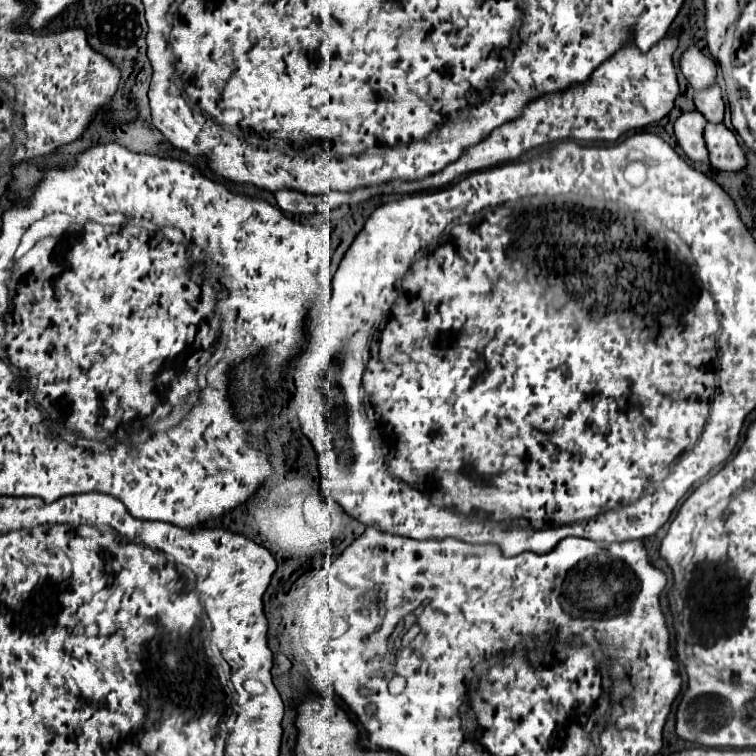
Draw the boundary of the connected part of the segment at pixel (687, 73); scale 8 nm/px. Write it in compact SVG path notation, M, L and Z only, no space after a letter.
M696 47L684 51L680 59L680 69L694 91L704 91L716 85L716 63L710 57L702 55Z

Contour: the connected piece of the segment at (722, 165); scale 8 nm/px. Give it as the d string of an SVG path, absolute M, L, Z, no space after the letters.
M708 123L704 129L706 147L710 151L710 163L718 171L742 171L748 165L746 153L736 141L736 135L724 125Z

